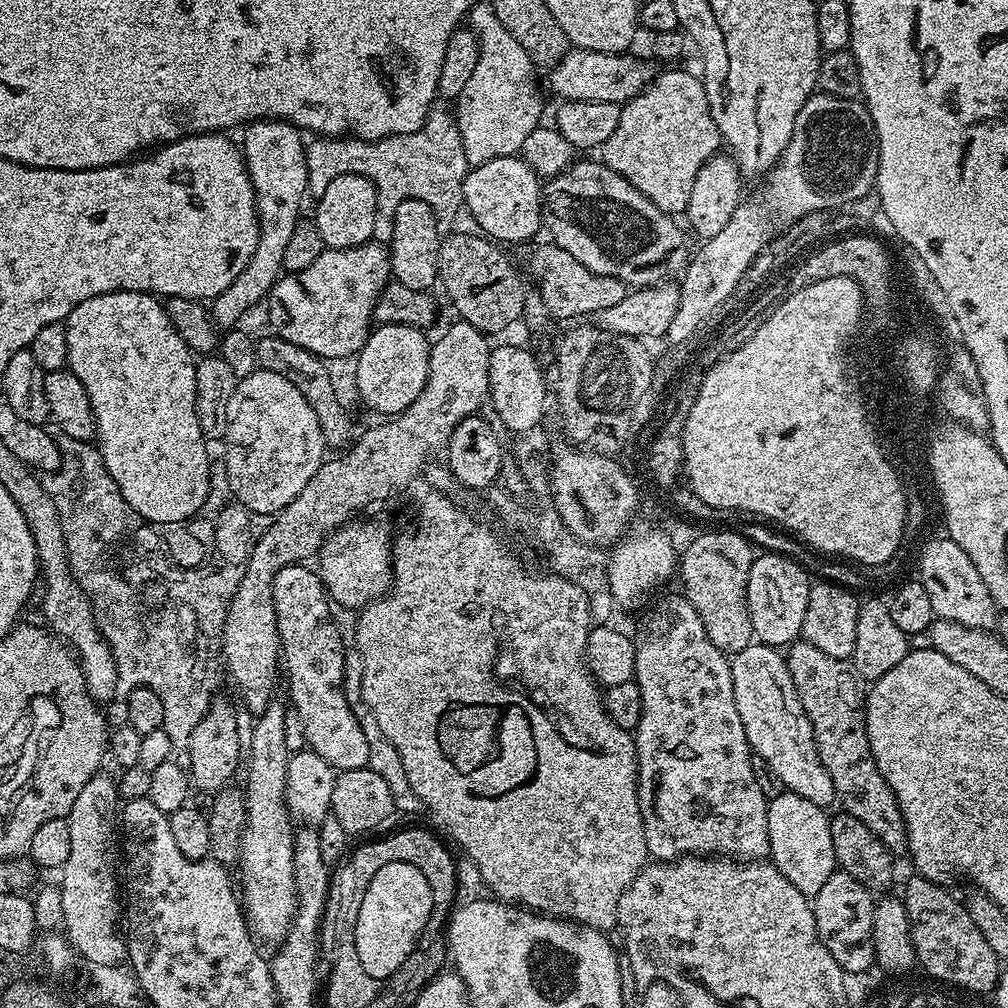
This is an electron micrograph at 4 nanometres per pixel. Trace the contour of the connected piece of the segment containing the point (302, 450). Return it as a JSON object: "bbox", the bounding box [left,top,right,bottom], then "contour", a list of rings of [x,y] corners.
{"bbox":[222,369,328,516],"contour":[[[257,369],[237,381],[235,390],[230,396],[226,424],[227,434],[222,442],[222,447],[226,450],[225,477],[235,501],[260,515],[273,516],[289,505],[302,492],[303,487],[310,482],[310,478],[317,473],[326,459],[328,447],[314,408],[289,379],[273,371]]]}

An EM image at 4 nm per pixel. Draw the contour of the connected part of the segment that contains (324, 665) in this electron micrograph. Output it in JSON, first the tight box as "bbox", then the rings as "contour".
{"bbox":[274,563,370,772],"contour":[[[307,563],[282,566],[282,570],[278,570],[278,578],[274,578],[274,610],[278,614],[282,666],[284,670],[288,670],[288,692],[292,695],[290,704],[298,710],[298,718],[302,718],[307,747],[326,758],[331,768],[340,772],[367,768],[370,746],[366,742],[366,734],[362,734],[362,726],[358,726],[358,718],[354,718],[354,710],[350,710],[344,693],[346,641],[331,616],[330,597],[320,581],[319,571],[312,569],[311,572],[308,567]]]}

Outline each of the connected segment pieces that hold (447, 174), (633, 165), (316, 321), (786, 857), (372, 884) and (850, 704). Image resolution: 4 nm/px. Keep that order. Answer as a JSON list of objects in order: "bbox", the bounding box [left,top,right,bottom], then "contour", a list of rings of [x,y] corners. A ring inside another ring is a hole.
[{"bbox":[305,106,469,221],"contour":[[[436,106],[429,111],[424,125],[413,132],[397,132],[394,136],[382,136],[375,140],[357,140],[355,138],[316,138],[313,144],[305,147],[306,162],[308,163],[308,190],[307,195],[319,198],[334,182],[334,178],[342,174],[358,174],[365,176],[376,187],[377,205],[395,206],[404,200],[421,200],[430,205],[434,210],[437,221],[452,220],[456,211],[461,211],[464,198],[464,179],[469,170],[465,151],[462,146],[461,135],[456,125],[455,115],[441,106]]]},{"bbox":[602,66,722,214],"contour":[[[680,66],[664,71],[668,72],[653,75],[652,81],[621,107],[618,126],[604,143],[602,163],[650,198],[658,210],[684,214],[698,170],[721,151],[722,141],[714,114],[710,114],[703,79],[697,73],[683,72]]]},{"bbox":[268,242,392,362],"contour":[[[369,242],[353,248],[325,248],[306,270],[289,272],[281,275],[276,285],[268,291],[268,320],[272,323],[271,331],[302,350],[319,356],[325,362],[344,360],[355,357],[368,340],[368,333],[374,324],[376,303],[382,290],[390,282],[392,264],[388,261],[388,248],[385,245]]]},{"bbox":[768,792,838,897],"contour":[[[781,792],[778,798],[769,801],[768,810],[768,856],[770,863],[782,874],[786,874],[786,879],[794,885],[797,890],[802,890],[806,897],[814,897],[818,890],[822,890],[824,883],[830,879],[830,874],[838,870],[836,855],[834,854],[834,842],[830,838],[830,826],[832,821],[829,813],[820,808],[817,804],[809,802],[801,795],[793,792]]]},{"bbox":[356,860,431,982],"contour":[[[397,860],[382,866],[364,887],[362,906],[358,906],[356,949],[362,970],[379,982],[384,982],[387,976],[395,977],[421,943],[429,927],[431,909],[430,882],[426,882],[426,874],[420,868]]]},{"bbox":[786,638,908,854],"contour":[[[803,638],[787,645],[786,659],[802,710],[806,710],[806,718],[810,718],[818,758],[826,774],[830,774],[839,807],[854,814],[854,818],[864,823],[874,833],[874,838],[881,840],[893,854],[907,853],[908,835],[902,810],[890,786],[886,786],[886,778],[882,778],[878,762],[874,762],[864,717],[866,688],[851,659],[830,658],[830,654],[823,653],[818,646]]]}]

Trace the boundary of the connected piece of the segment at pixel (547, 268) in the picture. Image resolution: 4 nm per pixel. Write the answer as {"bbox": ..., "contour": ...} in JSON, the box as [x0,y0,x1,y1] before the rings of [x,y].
{"bbox":[528,242,630,322],"contour":[[[545,242],[541,248],[533,250],[532,257],[528,260],[528,268],[536,279],[535,287],[540,293],[542,302],[546,302],[546,310],[553,321],[576,322],[581,318],[595,317],[609,306],[622,302],[622,298],[630,291],[628,285],[618,278],[599,276],[586,270],[586,266],[578,262],[578,258],[566,254],[566,250],[562,250],[557,244],[551,242]]]}

